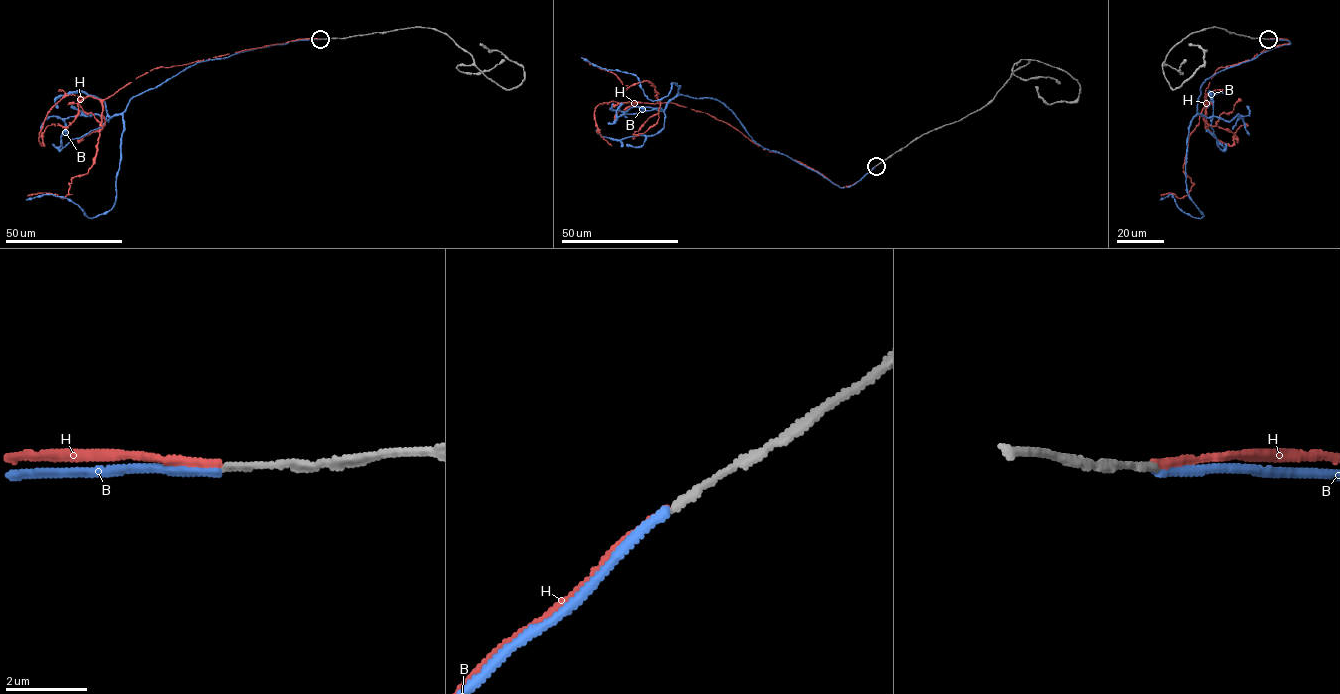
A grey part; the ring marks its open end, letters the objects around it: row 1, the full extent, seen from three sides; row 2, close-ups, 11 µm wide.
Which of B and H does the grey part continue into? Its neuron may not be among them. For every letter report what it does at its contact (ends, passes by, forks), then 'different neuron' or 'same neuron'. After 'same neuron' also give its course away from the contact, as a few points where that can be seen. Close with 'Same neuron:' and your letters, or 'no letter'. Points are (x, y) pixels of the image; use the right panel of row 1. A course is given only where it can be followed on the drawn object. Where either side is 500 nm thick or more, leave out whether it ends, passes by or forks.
B: it ends | different neuron
H: it ends | same neuron | via (1268, 39), (1289, 42), (1215, 70), (1184, 158), (1183, 173), (1193, 185), (1181, 198), (1171, 192), (1160, 195)
Same neuron: H

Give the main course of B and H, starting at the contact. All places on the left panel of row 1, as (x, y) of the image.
B: (320, 39), (202, 61), (133, 97), (123, 113), (116, 198), (108, 210), (92, 218), (63, 197), (26, 200)
H: (320, 39), (138, 76), (103, 101), (93, 164), (71, 179), (68, 193), (27, 195)

